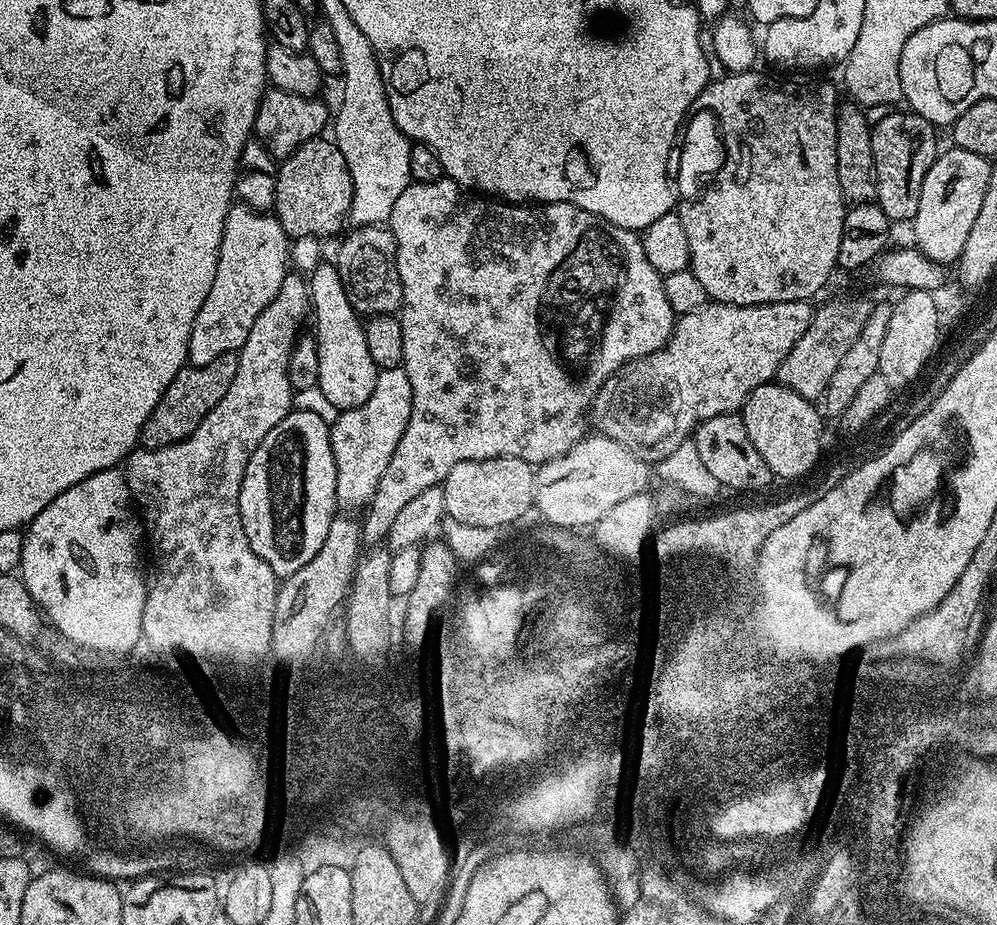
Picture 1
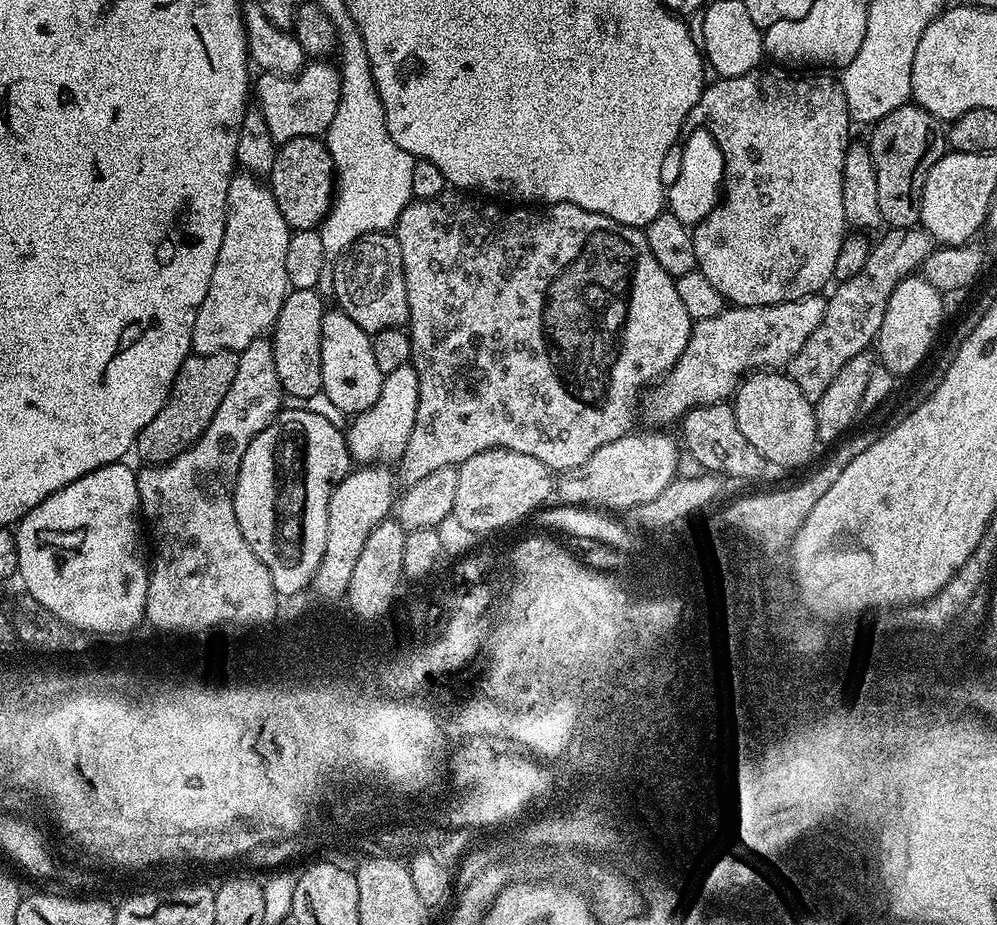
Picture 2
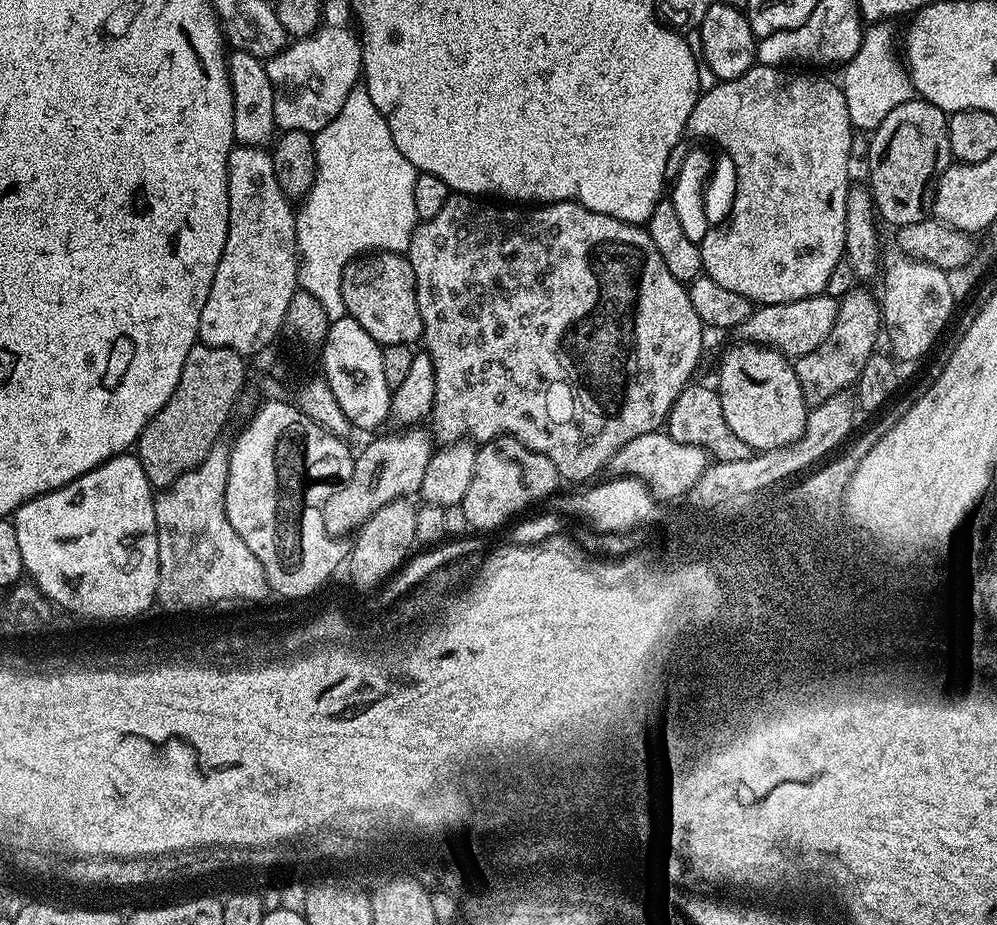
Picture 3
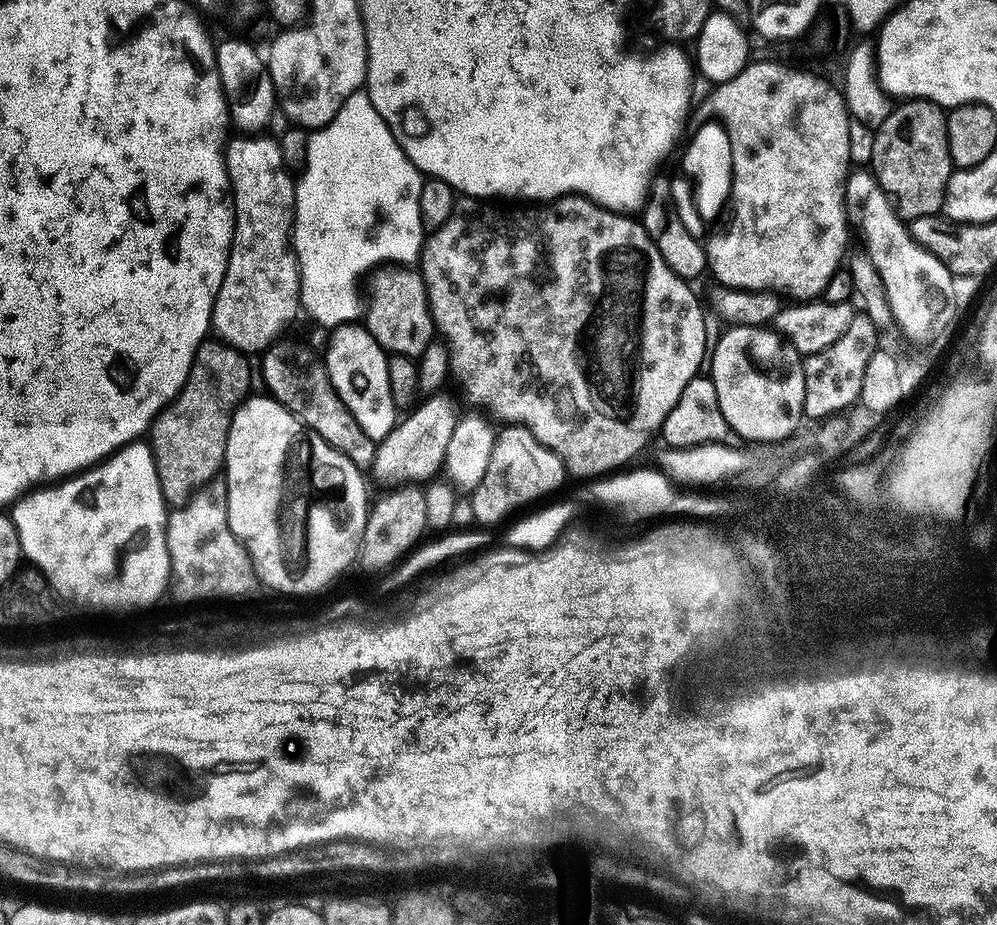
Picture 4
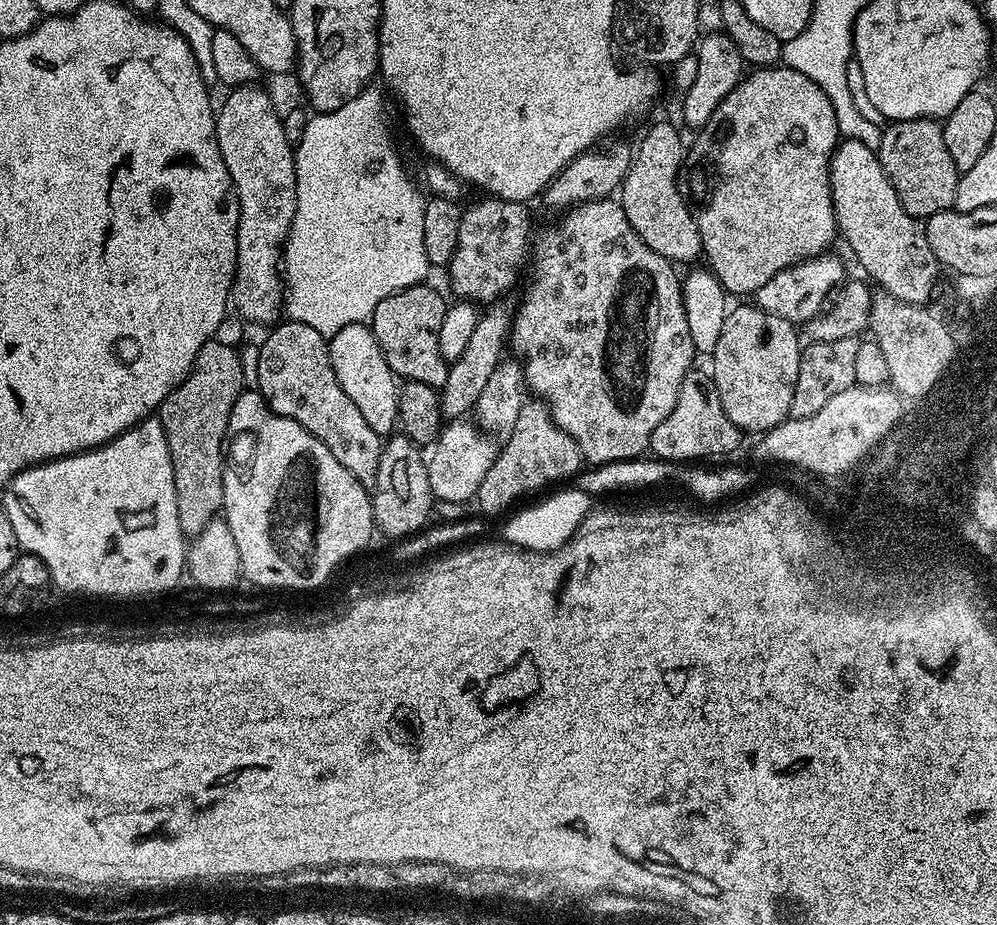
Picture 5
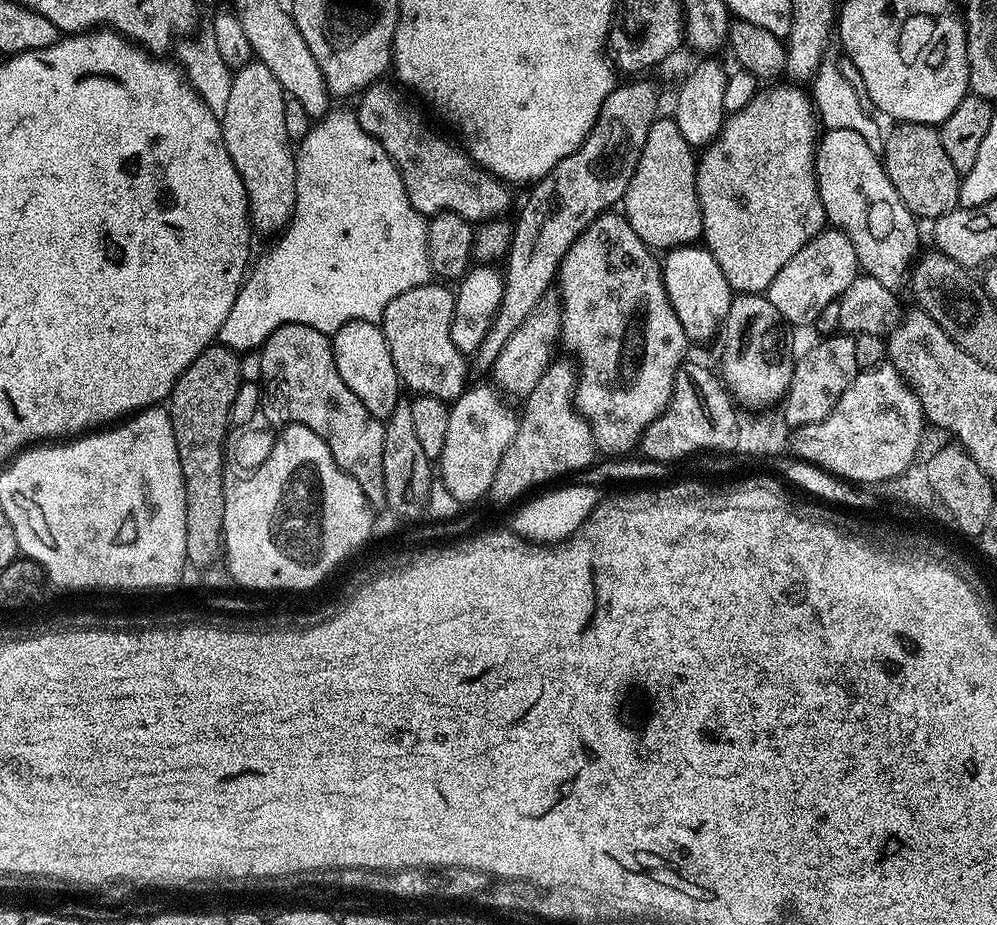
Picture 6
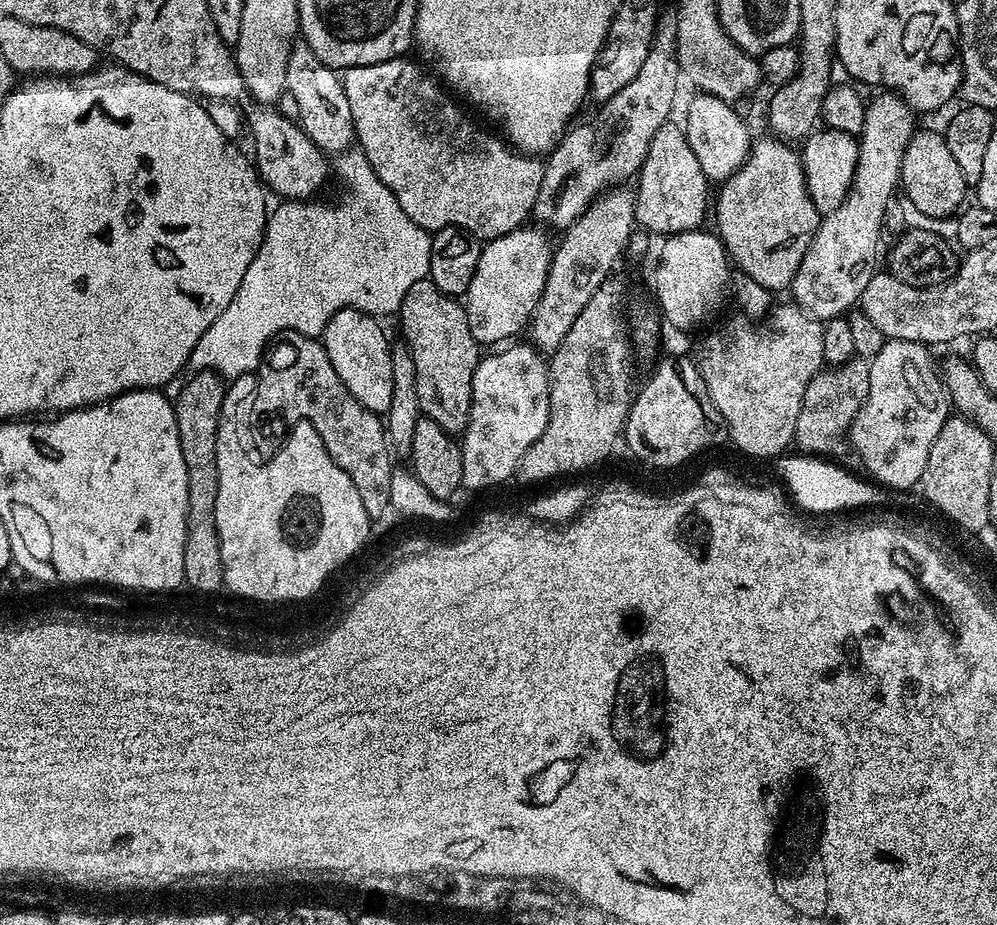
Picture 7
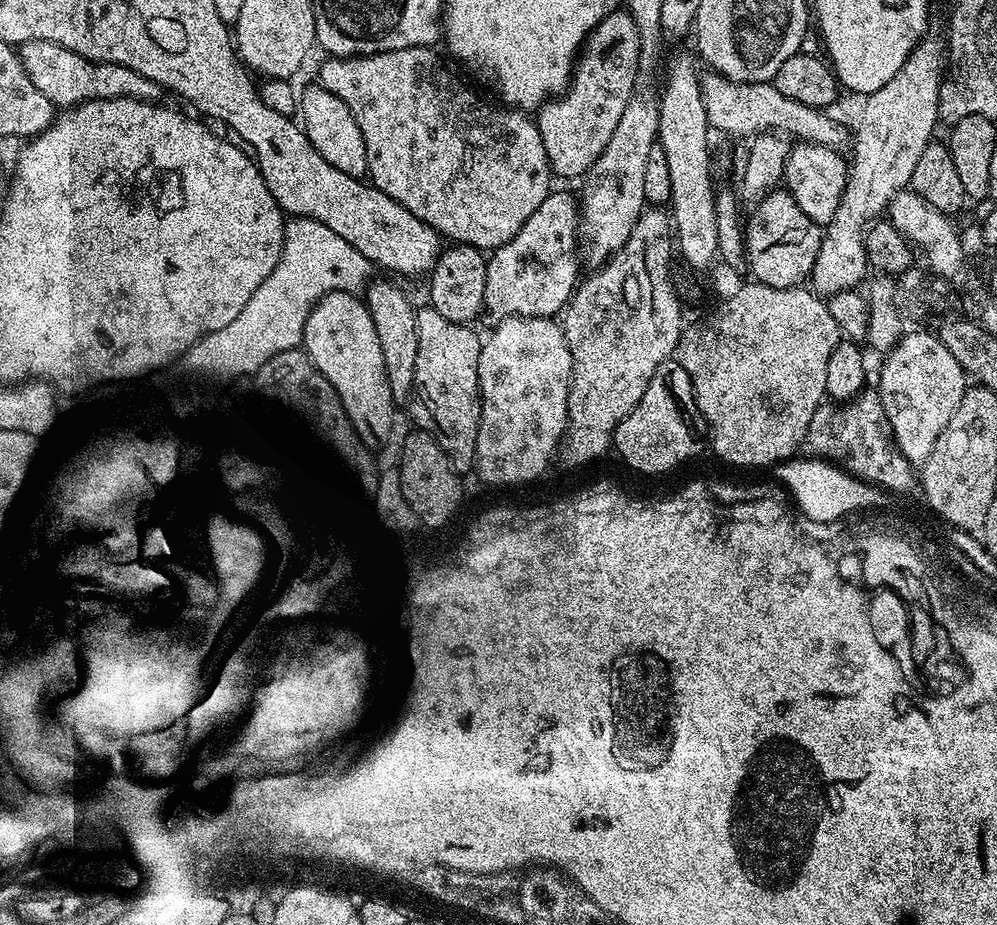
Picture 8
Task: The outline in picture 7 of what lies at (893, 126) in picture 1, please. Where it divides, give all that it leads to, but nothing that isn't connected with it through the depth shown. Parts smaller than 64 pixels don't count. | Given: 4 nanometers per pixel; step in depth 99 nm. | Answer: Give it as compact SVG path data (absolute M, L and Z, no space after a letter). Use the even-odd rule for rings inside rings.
M943 131L912 133L910 142L904 151L900 167L900 188L908 195L908 200L924 216L933 216L940 220L943 216L959 213L965 203L964 195L969 195L970 186L962 178L962 169L950 155L950 146L946 146Z

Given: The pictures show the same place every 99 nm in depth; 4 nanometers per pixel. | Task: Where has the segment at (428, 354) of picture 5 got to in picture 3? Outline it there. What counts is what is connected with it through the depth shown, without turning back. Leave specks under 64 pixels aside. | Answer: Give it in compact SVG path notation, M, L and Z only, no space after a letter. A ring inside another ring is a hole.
M370 252L351 260L342 274L342 300L347 315L352 316L381 346L415 345L423 337L422 314L418 314L418 298L414 270L407 255L398 252Z

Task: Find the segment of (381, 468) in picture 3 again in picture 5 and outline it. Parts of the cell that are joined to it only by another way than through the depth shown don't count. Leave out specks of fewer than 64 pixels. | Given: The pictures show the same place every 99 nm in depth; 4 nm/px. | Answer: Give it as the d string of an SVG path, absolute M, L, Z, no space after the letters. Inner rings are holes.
M492 306L483 317L477 319L474 330L470 334L470 342L466 342L466 350L457 360L451 361L448 366L448 377L442 389L442 416L445 421L459 420L465 414L475 409L478 398L482 398L482 390L486 390L486 382L490 382L490 374L502 363L500 356L506 348L511 327L511 313L504 308Z

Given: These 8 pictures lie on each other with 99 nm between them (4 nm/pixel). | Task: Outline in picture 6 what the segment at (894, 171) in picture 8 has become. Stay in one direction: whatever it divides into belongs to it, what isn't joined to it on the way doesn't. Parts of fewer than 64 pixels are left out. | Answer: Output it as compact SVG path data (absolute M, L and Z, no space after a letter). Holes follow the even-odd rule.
M831 226L806 242L786 266L778 272L767 290L768 301L778 310L785 325L812 324L828 307L835 305L844 291L856 280L860 259L847 233Z

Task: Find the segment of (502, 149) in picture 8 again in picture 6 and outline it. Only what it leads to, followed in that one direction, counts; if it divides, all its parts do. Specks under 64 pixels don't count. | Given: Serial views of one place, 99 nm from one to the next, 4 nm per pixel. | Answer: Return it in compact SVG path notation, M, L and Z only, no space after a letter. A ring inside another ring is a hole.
M377 82L359 93L360 105L355 105L354 111L362 130L366 130L366 134L370 134L380 141L386 154L394 162L394 166L406 186L408 201L414 206L414 210L418 210L420 215L425 218L437 216L440 212L453 212L469 222L492 222L503 217L503 212L512 204L511 190L513 191L513 189L499 176L495 176L493 172L488 172L487 169L481 167L459 143L457 143L458 145L451 144L446 137L439 136L424 121L423 114L403 96L405 93L395 83L392 83L393 85L384 83Z

